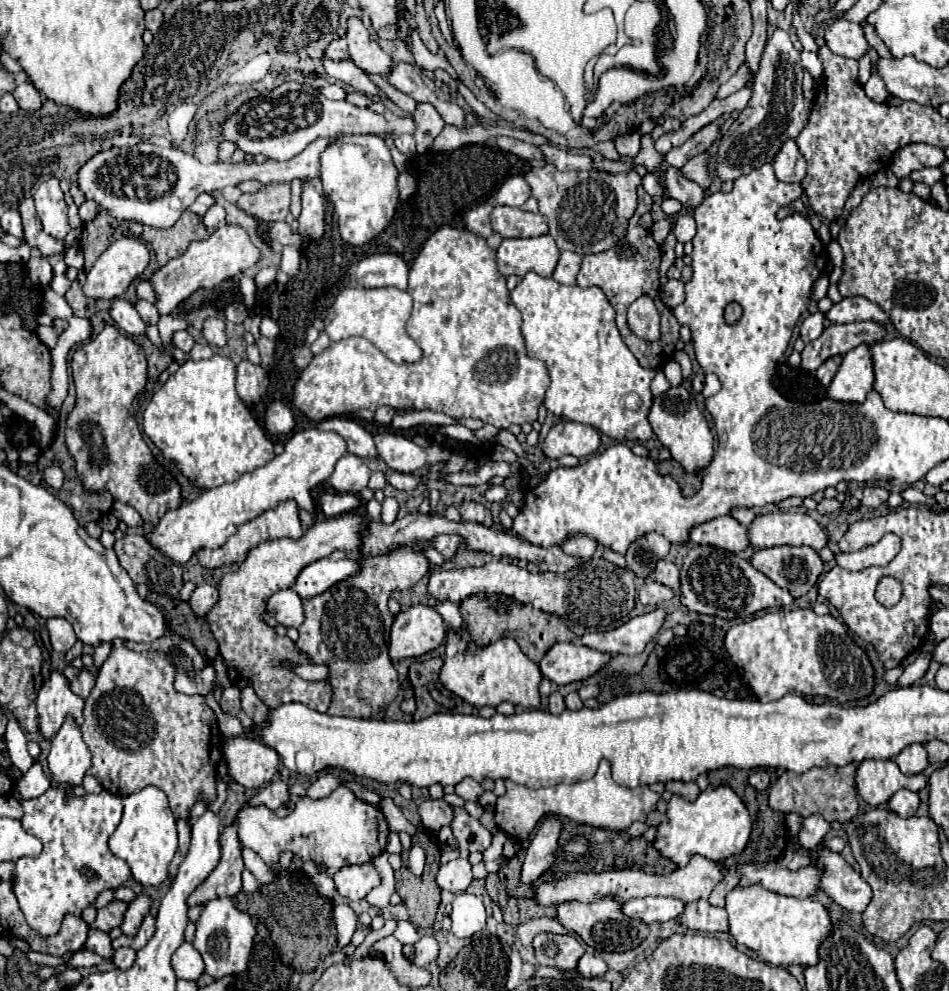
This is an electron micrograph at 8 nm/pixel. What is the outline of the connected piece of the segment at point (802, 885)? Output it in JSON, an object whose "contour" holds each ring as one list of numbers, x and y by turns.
{"contour":[[777,862,769,864,745,864,741,866,743,880,741,886,747,884,761,884,771,892,795,898,813,898,821,890,821,876,823,870,811,862,795,872,779,868]]}

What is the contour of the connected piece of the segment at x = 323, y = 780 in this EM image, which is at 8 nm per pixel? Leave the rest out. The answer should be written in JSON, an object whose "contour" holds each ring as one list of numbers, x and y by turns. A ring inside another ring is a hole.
{"contour":[[325,774,325,776,321,776,319,780,315,780,315,782,309,786,307,796,313,798,313,800,321,800,321,798,329,796,339,784,341,784,341,780,337,780,337,778,331,776,331,774]]}

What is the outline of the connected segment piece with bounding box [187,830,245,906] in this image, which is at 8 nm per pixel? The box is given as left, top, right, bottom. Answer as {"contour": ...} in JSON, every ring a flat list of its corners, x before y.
{"contour":[[225,830,221,834,221,860,217,868,207,876,207,880,195,888,187,898,187,906,197,906,213,898,235,896,241,890,241,872,243,872,241,844,235,830]]}

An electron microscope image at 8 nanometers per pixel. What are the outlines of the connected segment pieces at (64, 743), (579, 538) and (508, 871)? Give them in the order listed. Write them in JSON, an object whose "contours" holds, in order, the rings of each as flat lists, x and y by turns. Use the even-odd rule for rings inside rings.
{"contours":[[[71,716,63,722,61,730,53,738,47,762,55,786,61,788,67,796,71,796,75,786,83,784,85,772,91,768,91,754,83,744,79,726]],[[571,534,565,538,561,548,571,556,581,556,583,560,589,560,597,550,597,540,587,534]],[[513,856,513,858,505,860,505,864,501,866,499,880,505,886,510,897,531,898,534,896,535,889,521,882,520,872,521,865,519,865,519,856]]]}

